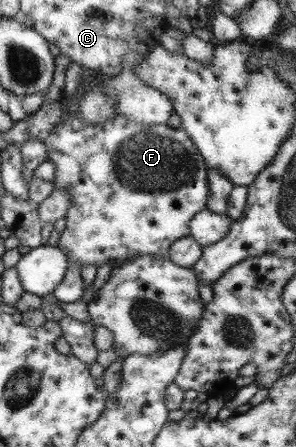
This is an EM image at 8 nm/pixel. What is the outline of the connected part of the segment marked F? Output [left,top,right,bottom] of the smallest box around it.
[24,73,209,303]

